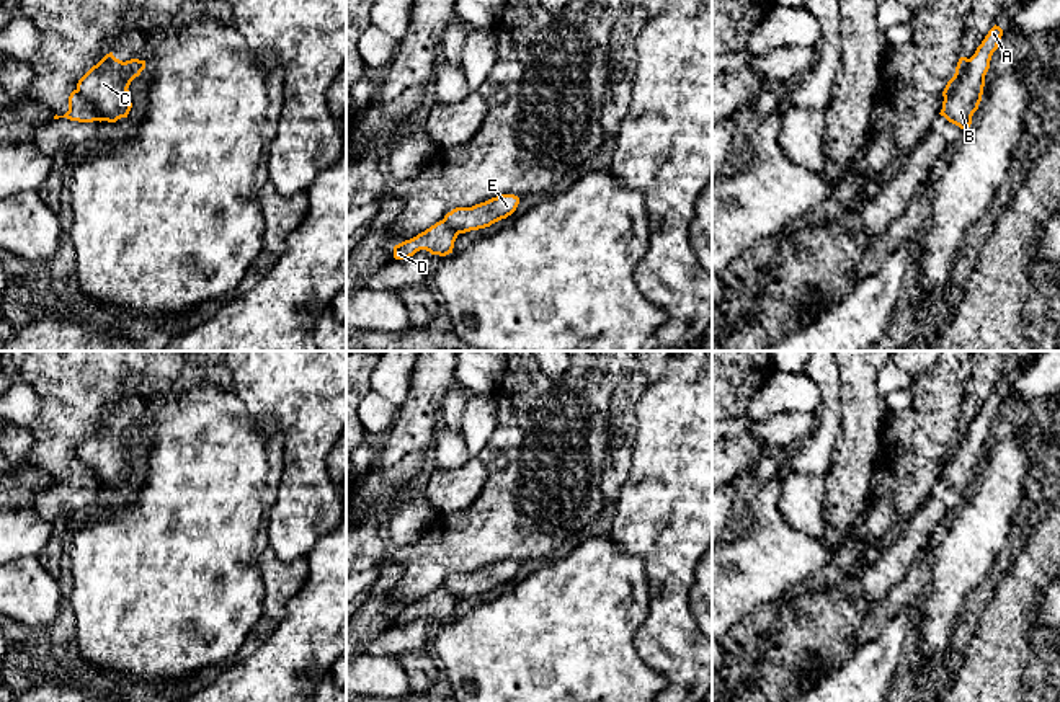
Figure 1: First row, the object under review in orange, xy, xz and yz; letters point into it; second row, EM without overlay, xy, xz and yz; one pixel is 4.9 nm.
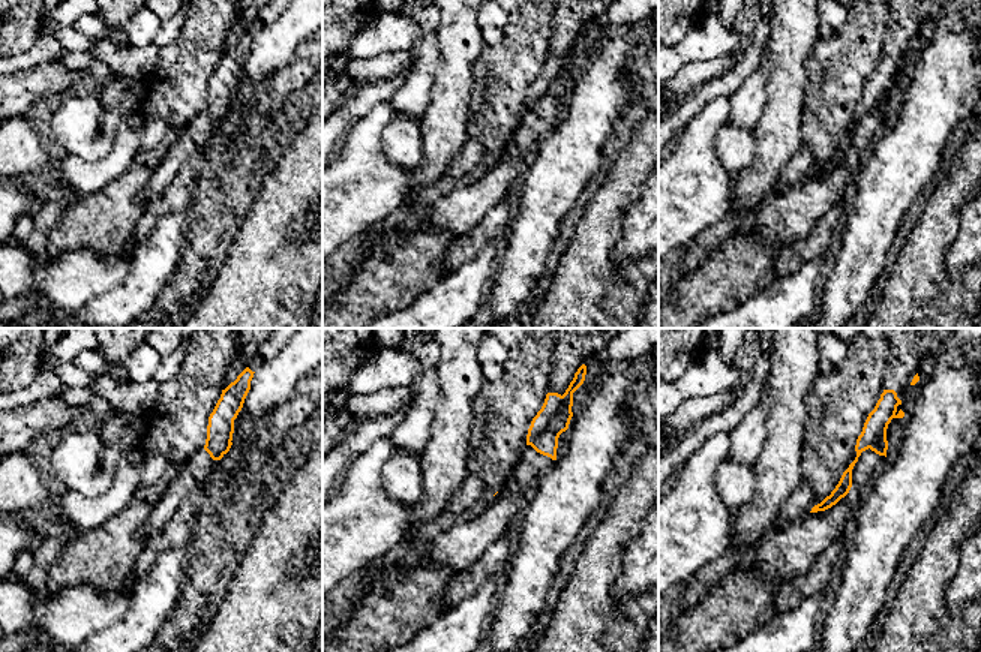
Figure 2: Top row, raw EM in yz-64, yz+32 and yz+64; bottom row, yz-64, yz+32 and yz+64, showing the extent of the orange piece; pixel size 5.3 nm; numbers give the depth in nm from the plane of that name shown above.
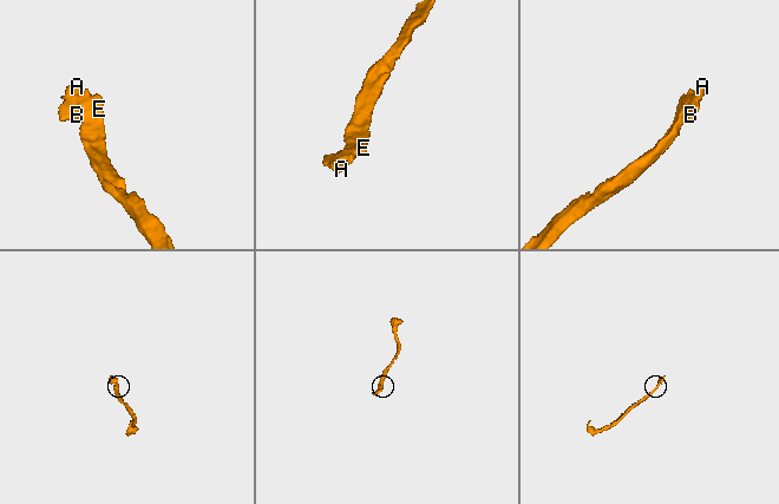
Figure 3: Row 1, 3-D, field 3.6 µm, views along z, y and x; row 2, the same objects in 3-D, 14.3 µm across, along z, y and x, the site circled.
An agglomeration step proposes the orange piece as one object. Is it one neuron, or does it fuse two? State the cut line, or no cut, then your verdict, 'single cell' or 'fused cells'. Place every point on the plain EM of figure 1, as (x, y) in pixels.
cut yz (969, 425), (964, 439), (944, 464); fused cells

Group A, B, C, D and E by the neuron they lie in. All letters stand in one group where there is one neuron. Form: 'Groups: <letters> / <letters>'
Groups: A B D / C E

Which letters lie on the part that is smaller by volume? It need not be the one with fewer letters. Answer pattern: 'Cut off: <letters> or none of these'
Cut off: A, B, D

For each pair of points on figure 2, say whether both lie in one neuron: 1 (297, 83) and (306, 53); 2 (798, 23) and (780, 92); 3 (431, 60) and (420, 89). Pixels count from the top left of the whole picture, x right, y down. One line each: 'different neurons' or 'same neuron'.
1: same neuron
2: same neuron
3: same neuron

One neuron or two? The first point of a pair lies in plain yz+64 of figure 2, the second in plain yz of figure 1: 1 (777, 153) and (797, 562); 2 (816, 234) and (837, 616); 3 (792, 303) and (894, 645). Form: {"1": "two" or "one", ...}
{"1": "two", "2": "two", "3": "one"}

